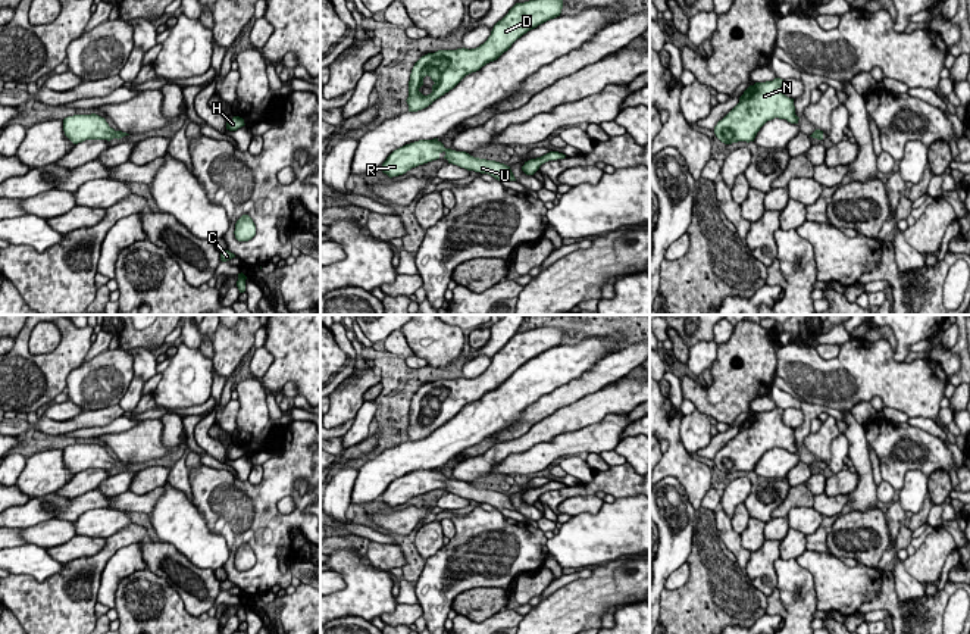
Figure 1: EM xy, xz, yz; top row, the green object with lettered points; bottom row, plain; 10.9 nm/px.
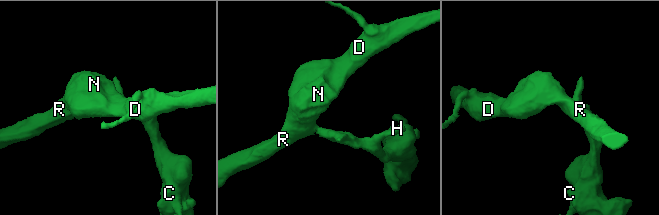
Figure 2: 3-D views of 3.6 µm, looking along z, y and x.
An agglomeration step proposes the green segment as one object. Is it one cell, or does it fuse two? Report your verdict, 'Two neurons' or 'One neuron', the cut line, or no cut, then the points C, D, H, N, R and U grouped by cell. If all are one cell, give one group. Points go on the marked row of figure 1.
One neuron. No split. Groups: C D H N R U

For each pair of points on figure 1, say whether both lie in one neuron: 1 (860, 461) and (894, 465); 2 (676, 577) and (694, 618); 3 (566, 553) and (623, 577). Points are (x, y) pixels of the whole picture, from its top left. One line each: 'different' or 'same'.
1: different
2: different
3: different

